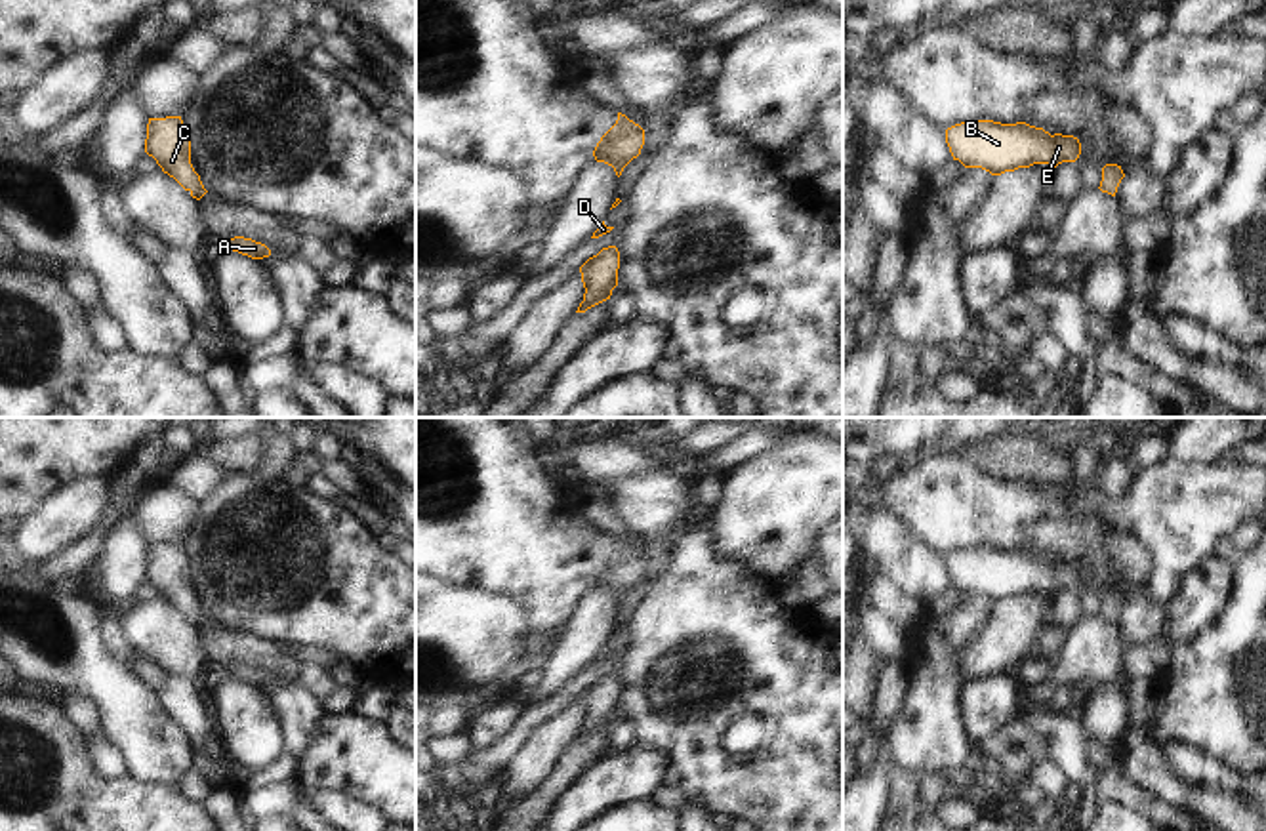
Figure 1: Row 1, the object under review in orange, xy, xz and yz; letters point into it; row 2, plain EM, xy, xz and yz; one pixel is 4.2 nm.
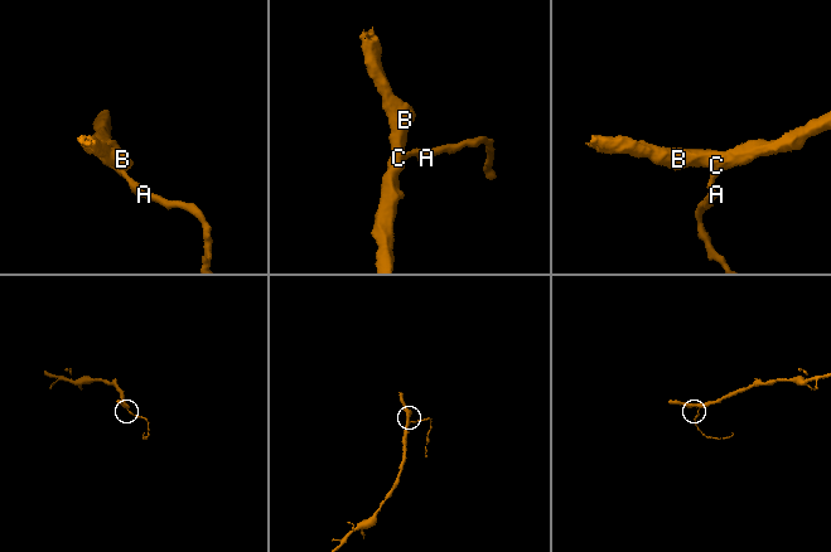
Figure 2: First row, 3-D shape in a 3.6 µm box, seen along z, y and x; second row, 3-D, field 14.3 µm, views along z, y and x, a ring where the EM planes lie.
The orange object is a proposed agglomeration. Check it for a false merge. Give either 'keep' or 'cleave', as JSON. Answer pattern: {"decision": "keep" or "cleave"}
{"decision": "keep"}

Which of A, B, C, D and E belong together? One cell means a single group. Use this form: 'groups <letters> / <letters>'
groups A B C D E

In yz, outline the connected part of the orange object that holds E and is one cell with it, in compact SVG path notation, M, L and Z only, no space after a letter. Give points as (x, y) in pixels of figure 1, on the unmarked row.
M993 547L961 549L946 557L953 587L965 595L982 595L991 602L1049 591L1075 589L1081 570L1073 562L1051 562L1026 549L1001 551Z

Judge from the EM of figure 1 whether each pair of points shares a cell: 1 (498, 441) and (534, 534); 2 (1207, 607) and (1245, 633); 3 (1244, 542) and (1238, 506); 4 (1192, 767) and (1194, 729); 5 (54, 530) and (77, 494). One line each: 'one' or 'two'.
1: one
2: two
3: two
4: two
5: one

